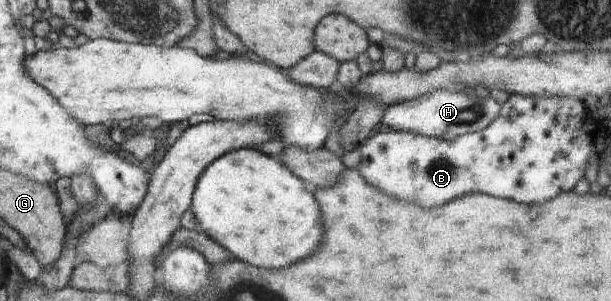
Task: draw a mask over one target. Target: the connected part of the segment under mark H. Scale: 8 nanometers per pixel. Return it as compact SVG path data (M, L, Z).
M435 89L416 99L387 106L383 113L381 128L409 131L429 138L441 137L447 133L447 137L453 139L455 136L483 131L495 120L500 111L501 103L492 97L472 97L449 89Z

